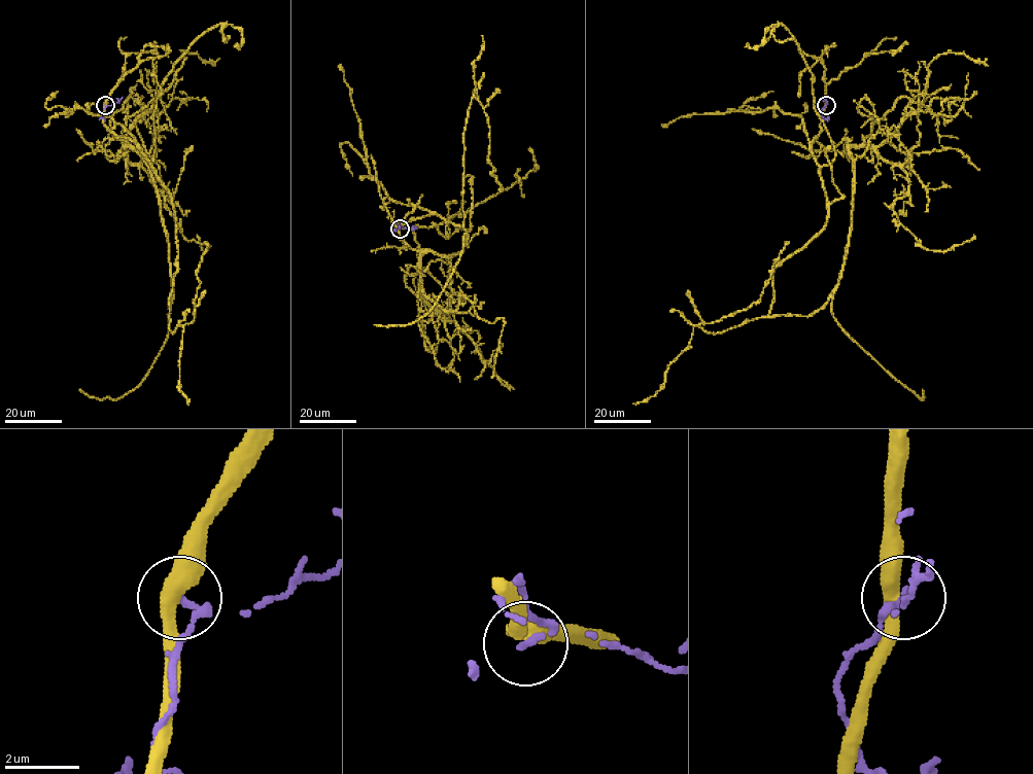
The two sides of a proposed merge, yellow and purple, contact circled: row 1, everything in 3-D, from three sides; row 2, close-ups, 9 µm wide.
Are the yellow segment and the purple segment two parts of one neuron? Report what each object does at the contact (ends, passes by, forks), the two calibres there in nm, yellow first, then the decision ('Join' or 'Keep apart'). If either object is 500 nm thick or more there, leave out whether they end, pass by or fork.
At the ring yellow passes by. At the ring purple ends. Thickness 440 nm (yellow) against 180 nm. Keep apart

